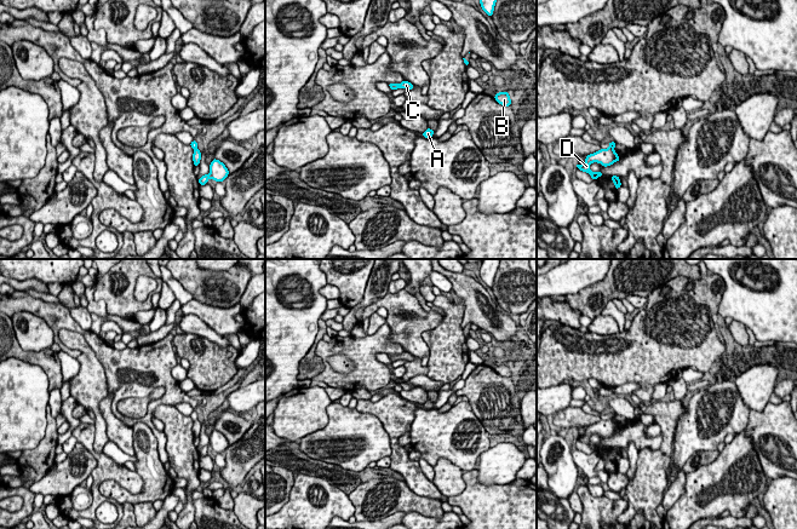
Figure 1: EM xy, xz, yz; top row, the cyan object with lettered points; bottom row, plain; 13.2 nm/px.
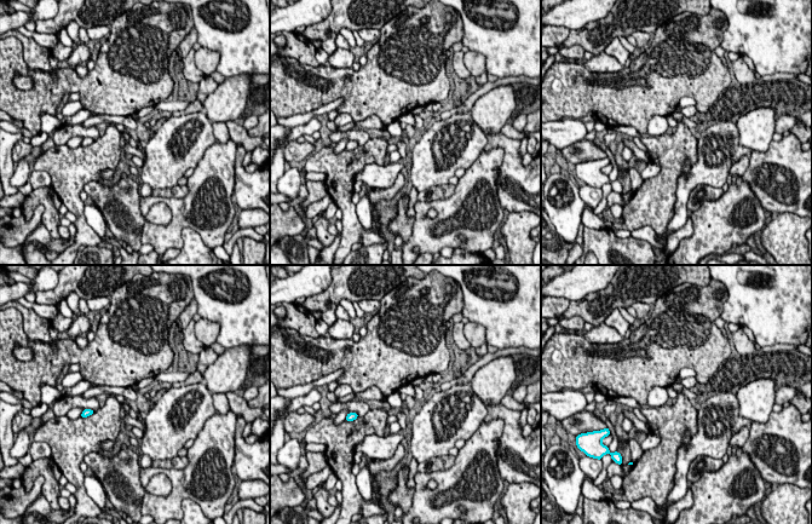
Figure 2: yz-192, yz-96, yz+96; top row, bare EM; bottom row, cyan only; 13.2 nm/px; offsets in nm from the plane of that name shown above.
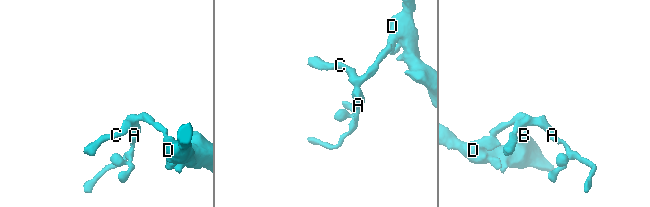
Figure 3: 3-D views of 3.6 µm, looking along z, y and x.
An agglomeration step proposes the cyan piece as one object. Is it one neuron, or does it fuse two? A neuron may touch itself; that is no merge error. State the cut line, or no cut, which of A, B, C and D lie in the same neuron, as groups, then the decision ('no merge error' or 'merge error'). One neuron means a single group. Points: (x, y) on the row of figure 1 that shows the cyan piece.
cut in yz along (608, 148), (613, 149); A C / B D; merge error

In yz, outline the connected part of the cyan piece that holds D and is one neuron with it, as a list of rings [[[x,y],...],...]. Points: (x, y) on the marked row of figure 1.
[[[600,149],[598,151],[594,154],[589,154],[585,159],[585,162],[579,165],[575,163],[577,168],[579,168],[583,172],[586,172],[591,176],[594,180],[596,180],[598,177],[602,177],[602,172],[592,172],[590,169],[590,165],[594,162],[601,163],[603,167],[612,166],[614,162],[618,162],[620,157],[615,153],[614,149]]]

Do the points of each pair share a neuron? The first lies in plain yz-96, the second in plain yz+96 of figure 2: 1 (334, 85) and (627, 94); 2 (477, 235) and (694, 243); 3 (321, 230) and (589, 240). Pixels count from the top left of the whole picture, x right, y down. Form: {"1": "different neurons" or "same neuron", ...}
{"1": "same neuron", "2": "same neuron", "3": "same neuron"}

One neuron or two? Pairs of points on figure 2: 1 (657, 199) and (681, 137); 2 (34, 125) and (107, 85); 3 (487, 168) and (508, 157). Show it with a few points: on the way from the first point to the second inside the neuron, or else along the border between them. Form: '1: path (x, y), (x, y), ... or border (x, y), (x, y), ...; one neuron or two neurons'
1: path (664, 183), (675, 153); one neuron
2: path (42, 103), (61, 85), (85, 85); one neuron
3: border (500, 147), (504, 157), (496, 189); two neurons

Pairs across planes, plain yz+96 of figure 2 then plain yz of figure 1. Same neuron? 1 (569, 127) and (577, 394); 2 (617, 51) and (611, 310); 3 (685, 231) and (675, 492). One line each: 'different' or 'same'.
1: different
2: same
3: same

